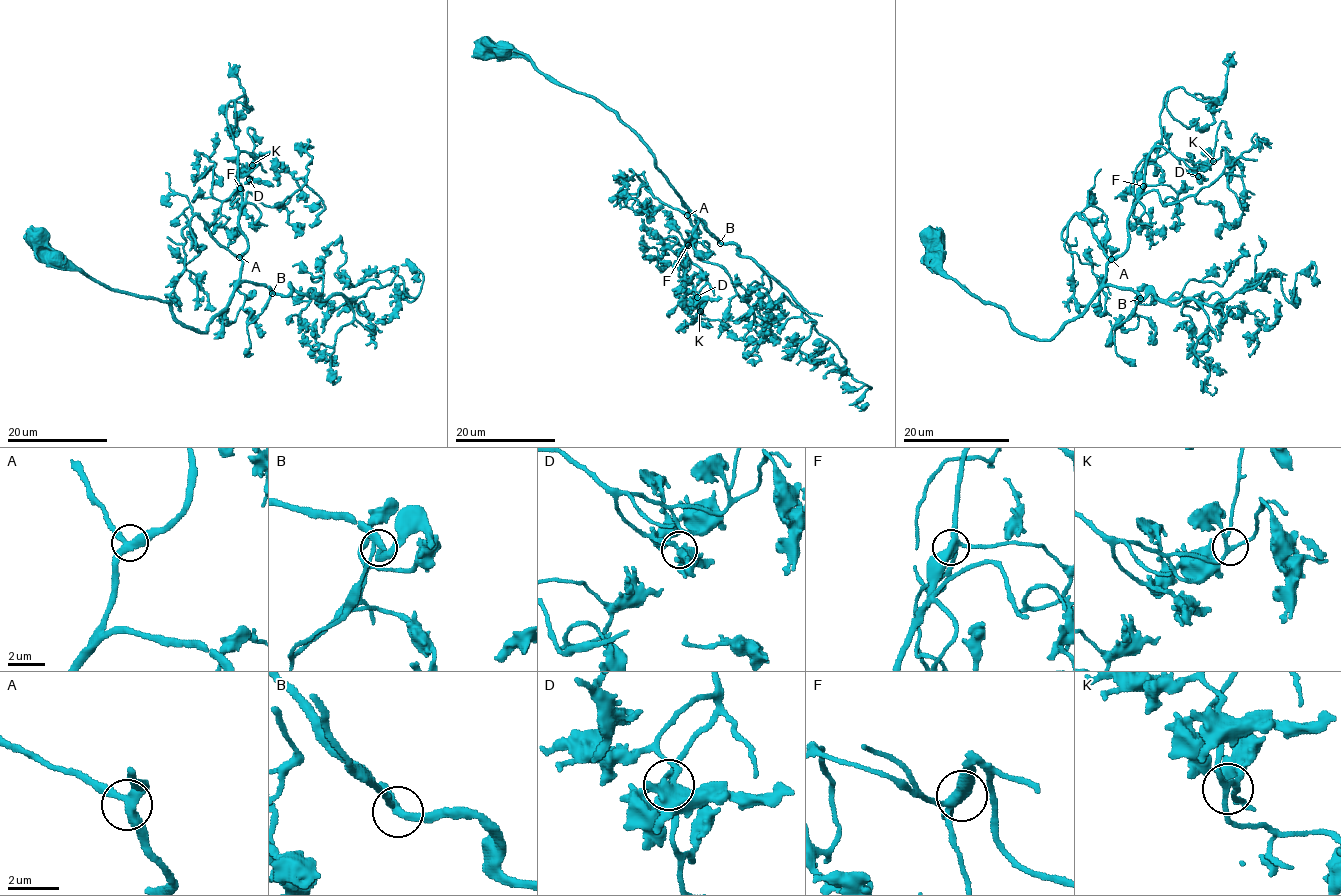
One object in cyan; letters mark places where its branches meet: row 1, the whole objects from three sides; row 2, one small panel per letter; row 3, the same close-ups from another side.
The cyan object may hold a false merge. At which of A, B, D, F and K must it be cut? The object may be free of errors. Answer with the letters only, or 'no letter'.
no letter

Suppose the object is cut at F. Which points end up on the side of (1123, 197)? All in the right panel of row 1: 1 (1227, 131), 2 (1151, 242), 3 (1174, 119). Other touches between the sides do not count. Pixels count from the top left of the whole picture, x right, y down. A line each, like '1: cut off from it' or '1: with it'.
1: cut off from it
2: with it
3: cut off from it

